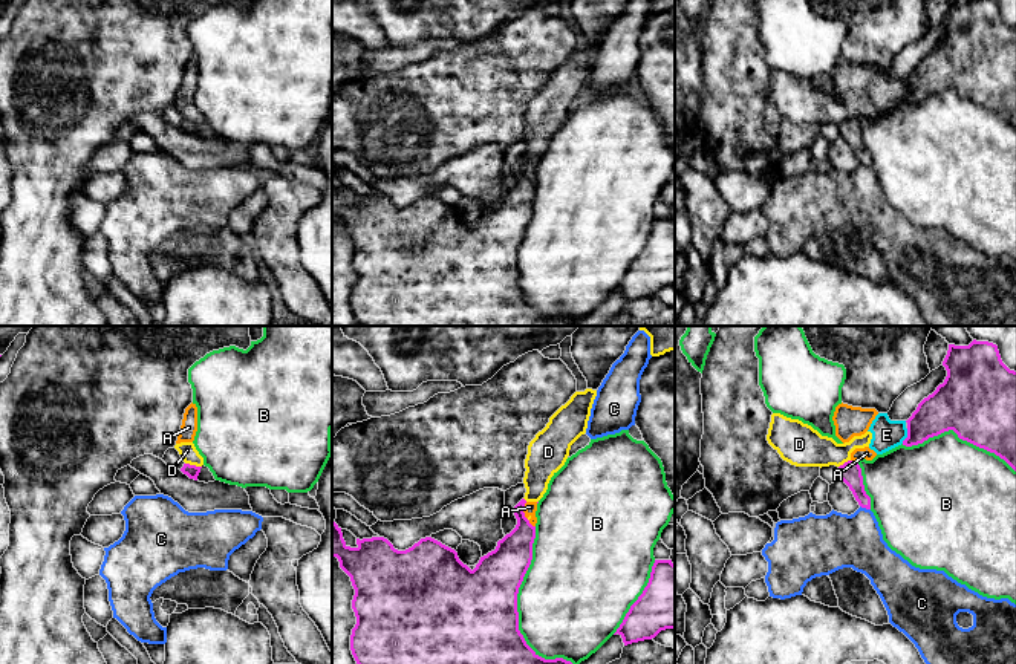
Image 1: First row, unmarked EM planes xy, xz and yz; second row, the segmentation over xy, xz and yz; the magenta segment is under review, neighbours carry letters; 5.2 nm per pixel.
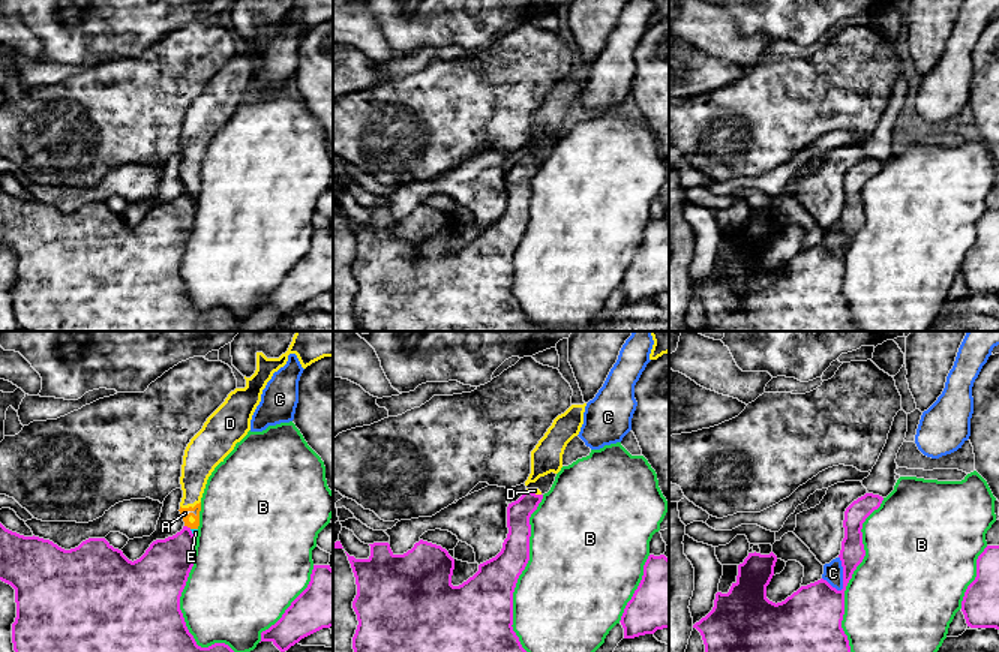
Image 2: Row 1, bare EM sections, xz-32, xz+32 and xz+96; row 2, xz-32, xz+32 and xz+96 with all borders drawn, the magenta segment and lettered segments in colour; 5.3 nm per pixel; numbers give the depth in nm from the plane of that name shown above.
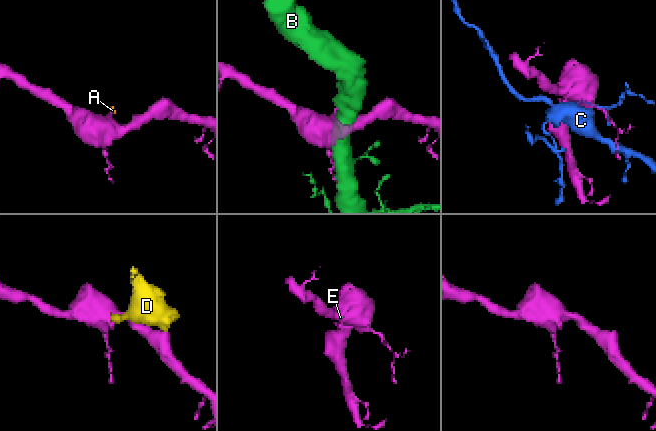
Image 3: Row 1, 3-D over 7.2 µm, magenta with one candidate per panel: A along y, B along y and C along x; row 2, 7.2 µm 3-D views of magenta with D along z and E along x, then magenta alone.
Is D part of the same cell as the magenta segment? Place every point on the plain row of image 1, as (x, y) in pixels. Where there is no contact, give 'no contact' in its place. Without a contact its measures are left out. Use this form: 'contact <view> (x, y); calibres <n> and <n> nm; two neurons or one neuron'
contact xy (193, 123); calibres 70 and 90 nm; two neurons

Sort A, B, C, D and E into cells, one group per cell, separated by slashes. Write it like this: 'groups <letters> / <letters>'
groups A D E / B / C

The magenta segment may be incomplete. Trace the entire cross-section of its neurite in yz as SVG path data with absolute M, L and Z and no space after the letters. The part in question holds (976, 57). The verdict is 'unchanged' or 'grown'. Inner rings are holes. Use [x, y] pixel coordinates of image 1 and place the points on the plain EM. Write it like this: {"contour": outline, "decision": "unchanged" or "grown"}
{"contour": "M993 0L949 2L943 23L947 34L906 78L903 103L953 87L1016 129L1016 29L1002 20Z", "decision": "unchanged"}

